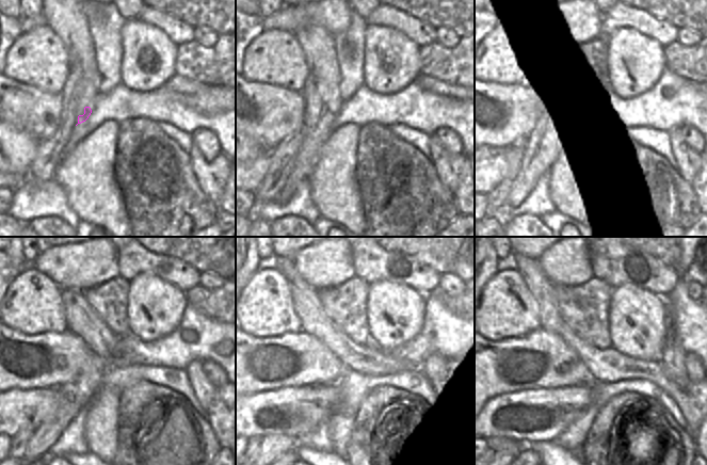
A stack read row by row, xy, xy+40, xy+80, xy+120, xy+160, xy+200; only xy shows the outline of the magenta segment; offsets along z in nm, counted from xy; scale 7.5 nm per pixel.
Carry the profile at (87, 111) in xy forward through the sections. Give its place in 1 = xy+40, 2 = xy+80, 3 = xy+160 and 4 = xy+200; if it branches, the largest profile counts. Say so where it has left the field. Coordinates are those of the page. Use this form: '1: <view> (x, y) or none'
1: xy+40 (307, 157)
2: xy+80 (557, 139)
3: xy+160 (273, 446)
4: xy+200 (501, 453)

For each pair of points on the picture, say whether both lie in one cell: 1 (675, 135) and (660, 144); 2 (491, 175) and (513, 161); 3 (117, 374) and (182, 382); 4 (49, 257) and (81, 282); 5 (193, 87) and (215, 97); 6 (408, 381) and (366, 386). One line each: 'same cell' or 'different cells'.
1: different cells
2: same cell
3: same cell
4: same cell
5: different cells
6: same cell

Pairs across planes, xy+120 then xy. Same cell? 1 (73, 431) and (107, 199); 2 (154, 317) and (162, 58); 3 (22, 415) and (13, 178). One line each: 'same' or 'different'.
1: different
2: same
3: same

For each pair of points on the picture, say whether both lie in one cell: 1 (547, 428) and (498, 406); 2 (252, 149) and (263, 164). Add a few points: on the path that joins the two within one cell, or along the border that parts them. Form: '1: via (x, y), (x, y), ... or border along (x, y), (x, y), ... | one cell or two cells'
1: via (534, 419), (531, 416), (508, 415) | one cell
2: border along (270, 151), (262, 153), (255, 159), (246, 162) | two cells

